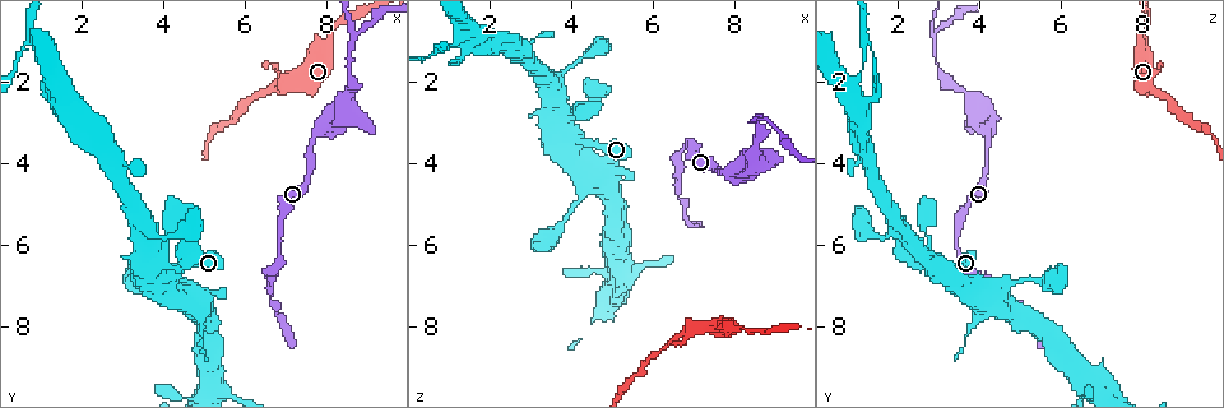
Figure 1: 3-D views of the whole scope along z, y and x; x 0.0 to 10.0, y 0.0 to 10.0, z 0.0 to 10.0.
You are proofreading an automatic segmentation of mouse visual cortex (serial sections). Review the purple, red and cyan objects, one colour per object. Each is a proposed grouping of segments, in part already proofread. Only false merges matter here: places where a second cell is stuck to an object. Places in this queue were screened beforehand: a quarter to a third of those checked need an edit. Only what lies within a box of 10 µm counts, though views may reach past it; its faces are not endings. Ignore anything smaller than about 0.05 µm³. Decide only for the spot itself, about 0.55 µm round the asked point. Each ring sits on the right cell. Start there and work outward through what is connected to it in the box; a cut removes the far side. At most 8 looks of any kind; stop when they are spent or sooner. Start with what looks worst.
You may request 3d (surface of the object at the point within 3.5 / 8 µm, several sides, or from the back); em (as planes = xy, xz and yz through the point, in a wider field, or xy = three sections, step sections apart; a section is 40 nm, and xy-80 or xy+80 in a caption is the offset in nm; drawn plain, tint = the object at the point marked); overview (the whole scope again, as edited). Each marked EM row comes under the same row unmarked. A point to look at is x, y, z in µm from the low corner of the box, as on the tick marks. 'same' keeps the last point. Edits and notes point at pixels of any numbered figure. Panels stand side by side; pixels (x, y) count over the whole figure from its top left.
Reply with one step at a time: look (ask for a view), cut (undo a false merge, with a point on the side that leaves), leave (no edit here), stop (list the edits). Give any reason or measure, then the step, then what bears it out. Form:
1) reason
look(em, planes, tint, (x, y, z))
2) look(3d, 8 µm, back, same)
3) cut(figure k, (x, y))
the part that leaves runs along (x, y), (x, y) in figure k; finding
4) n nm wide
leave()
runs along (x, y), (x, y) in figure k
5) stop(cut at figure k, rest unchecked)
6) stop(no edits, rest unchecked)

three-way junction
look(3d, 3.5 µm, (8.65, 0.90, 2.85))

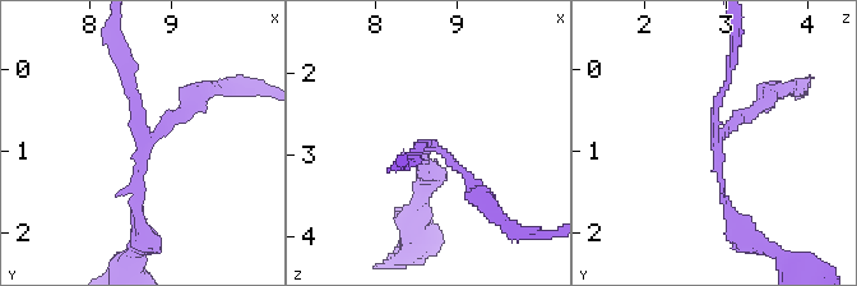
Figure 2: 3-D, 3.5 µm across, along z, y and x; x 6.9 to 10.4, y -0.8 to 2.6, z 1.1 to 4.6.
3 arms; arms of 100, 150, 150 nm; need the tissue
look(em, xy, step 5, tint, (8.70, 0.85, 2.90))

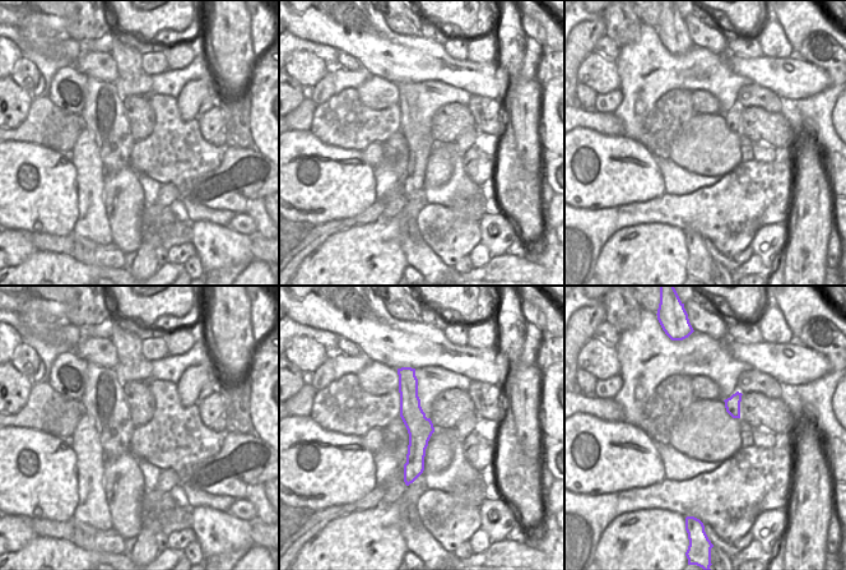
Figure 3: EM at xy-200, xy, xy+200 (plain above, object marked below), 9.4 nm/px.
cut(figure 2, (749, 114))
the part that leaves runs along (721, 134), (773, 91), (800, 87) in figure 2; two cells meet here

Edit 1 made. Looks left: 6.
look(overview)

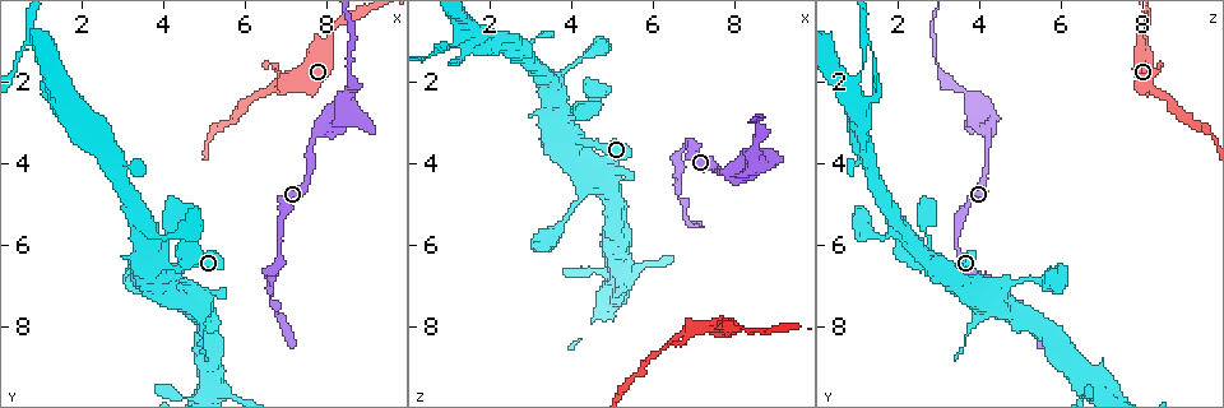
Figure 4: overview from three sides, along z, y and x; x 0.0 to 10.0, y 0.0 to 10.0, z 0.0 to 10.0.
sudden change in width
look(3d, 3.5 µm, (6.80, 2.25, 8.10))

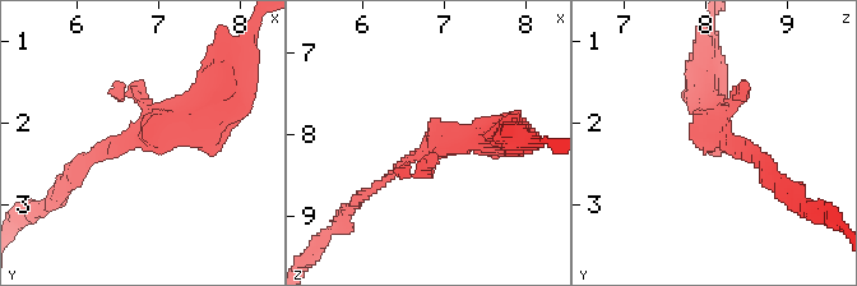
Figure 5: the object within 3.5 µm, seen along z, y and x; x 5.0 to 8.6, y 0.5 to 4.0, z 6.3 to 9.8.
now the EM
look(em, xy, step 1, tint, (6.80, 2.20, 8.10))

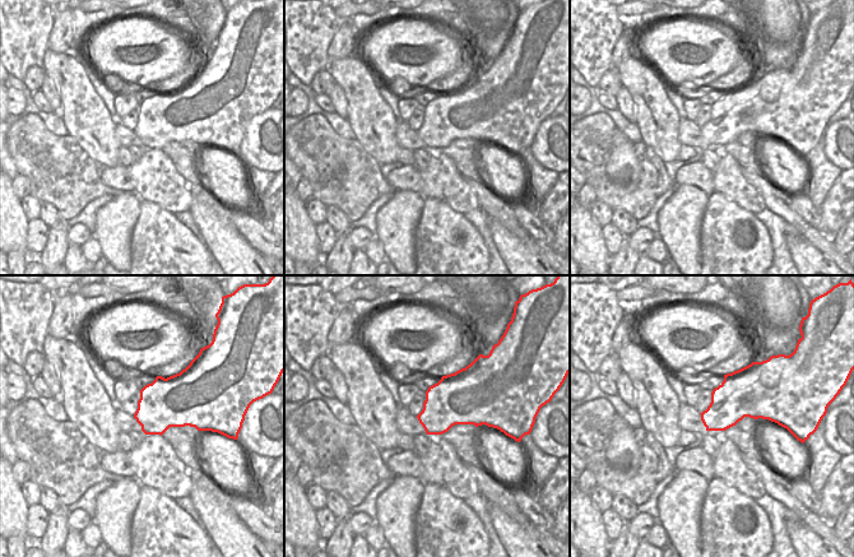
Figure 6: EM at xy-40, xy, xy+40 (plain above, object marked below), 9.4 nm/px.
look(em, xy, step 5, tint, same)

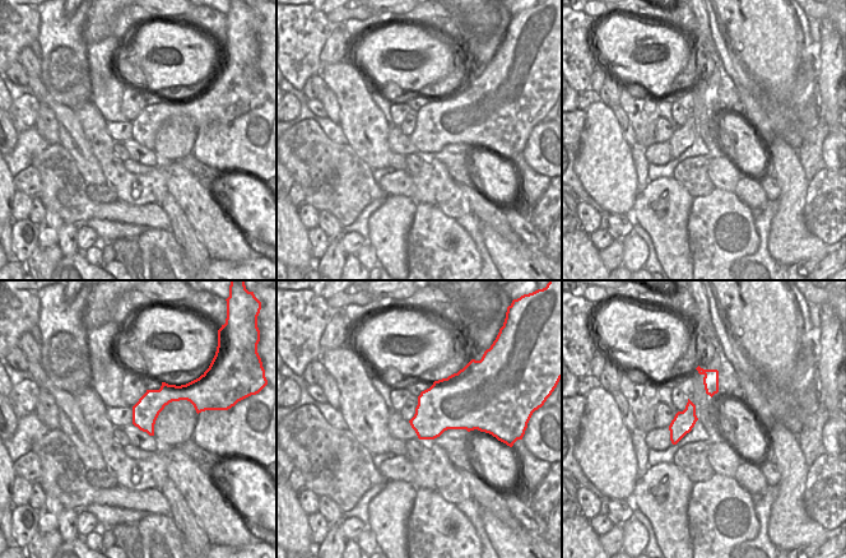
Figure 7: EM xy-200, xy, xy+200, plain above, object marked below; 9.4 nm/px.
440 nm wide
leave()
runs along (225, 102), (83, 161) in figure 5; continuous, no second cell

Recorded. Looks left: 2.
sharp bend
look(3d, 3.5 µm, (3.90, 6.75, 3.40))

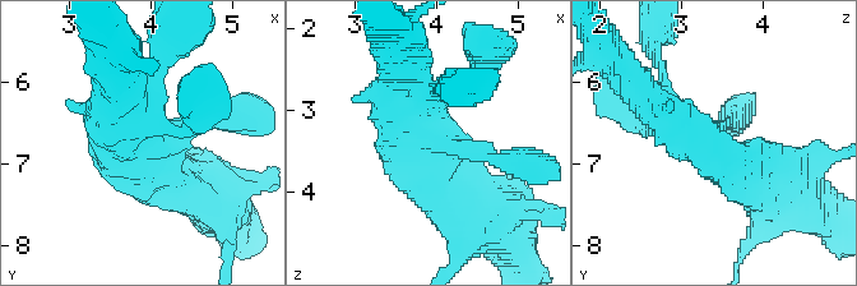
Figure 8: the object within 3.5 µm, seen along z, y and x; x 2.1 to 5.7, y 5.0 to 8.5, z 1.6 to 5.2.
look(em, xy, step 3, tint, (3.95, 6.80, 3.40))

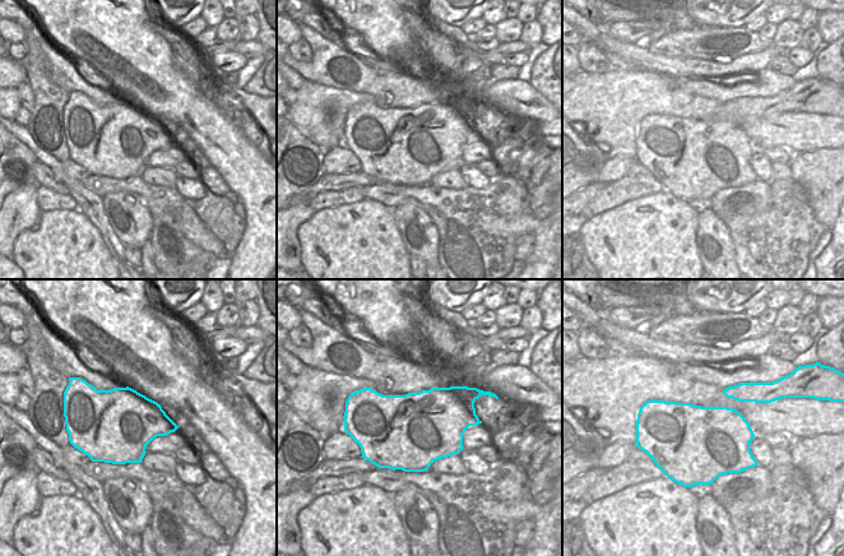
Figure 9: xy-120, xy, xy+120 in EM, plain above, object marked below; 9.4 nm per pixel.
leave()
runs along (504, 161), (425, 138), (406, 79) in figure 8; continuous, no second cell

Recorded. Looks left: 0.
stop(cut at figure 2, rest unchecked)

